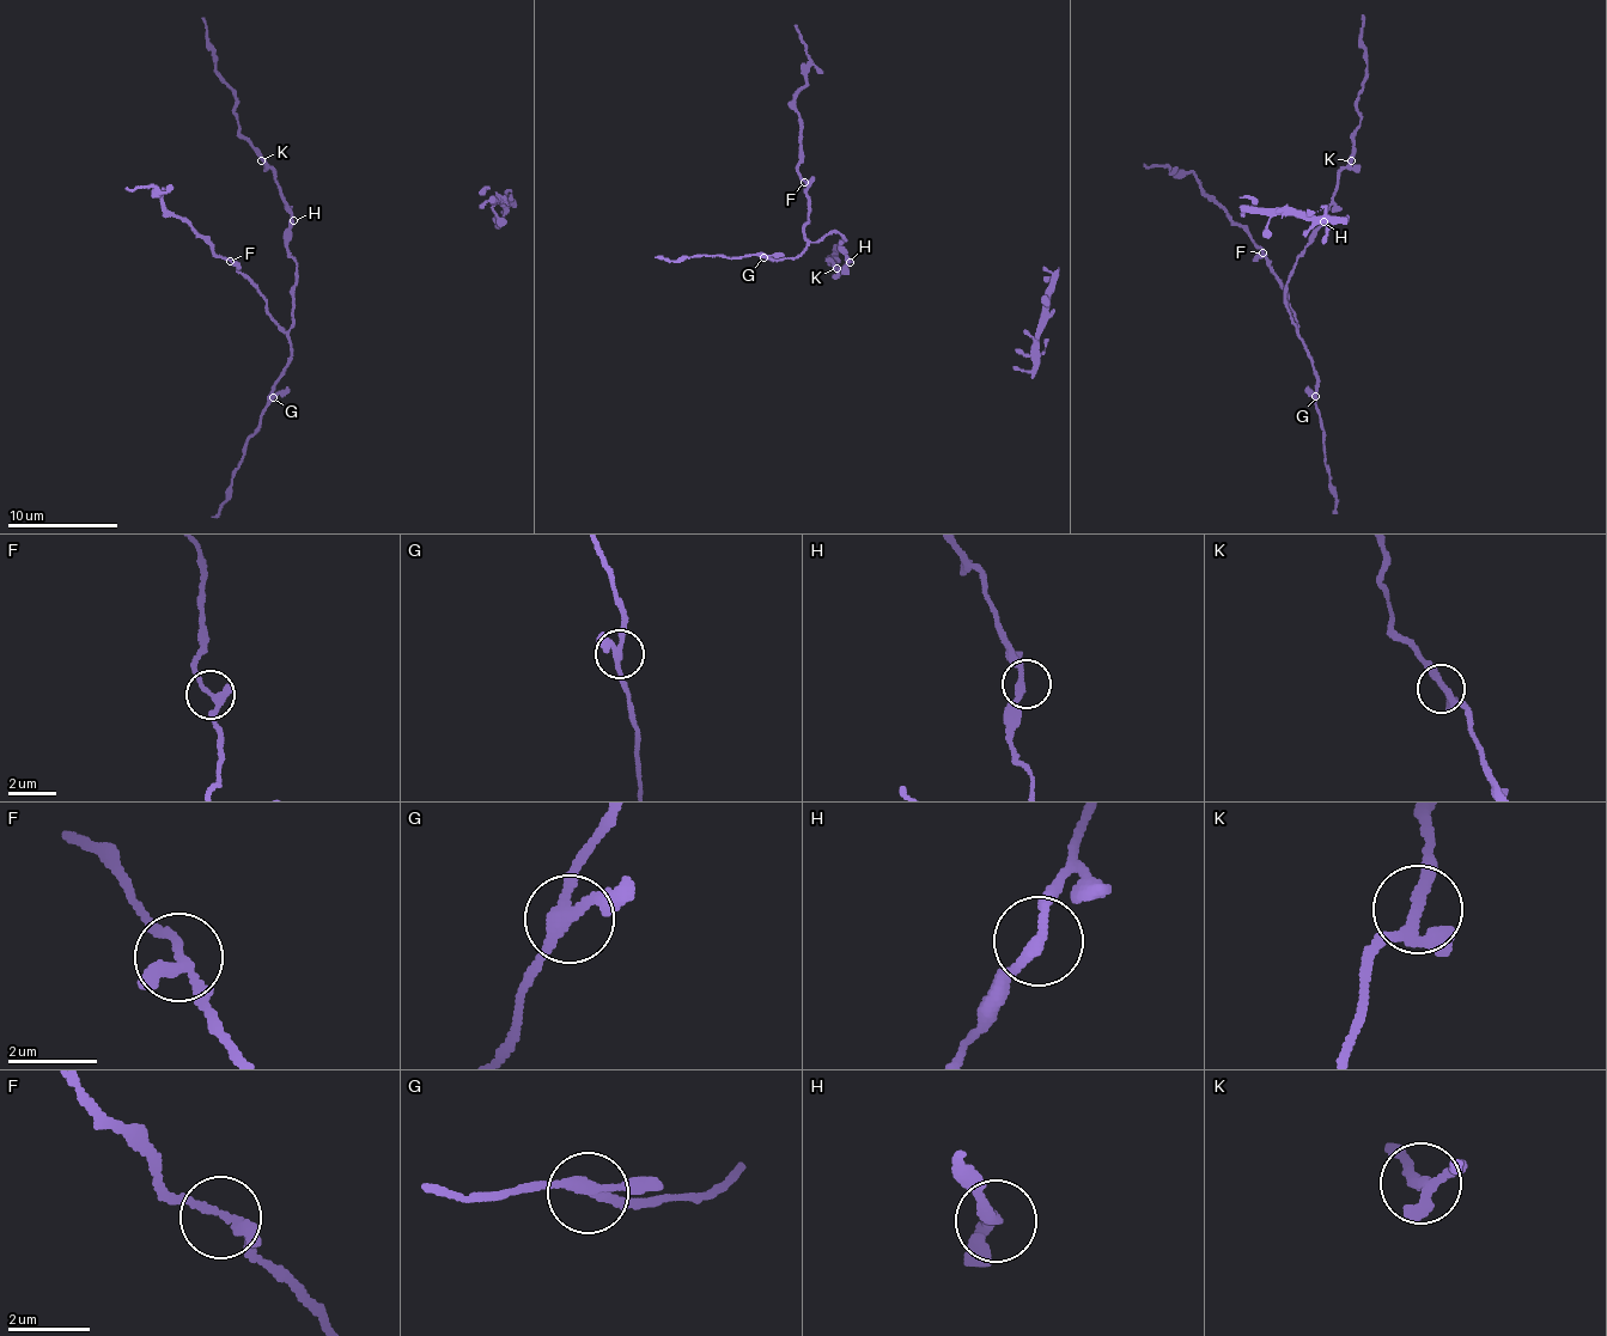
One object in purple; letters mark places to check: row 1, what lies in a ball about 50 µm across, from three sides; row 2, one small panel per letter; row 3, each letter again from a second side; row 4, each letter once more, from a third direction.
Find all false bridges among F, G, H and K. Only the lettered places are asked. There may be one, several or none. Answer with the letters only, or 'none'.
none

